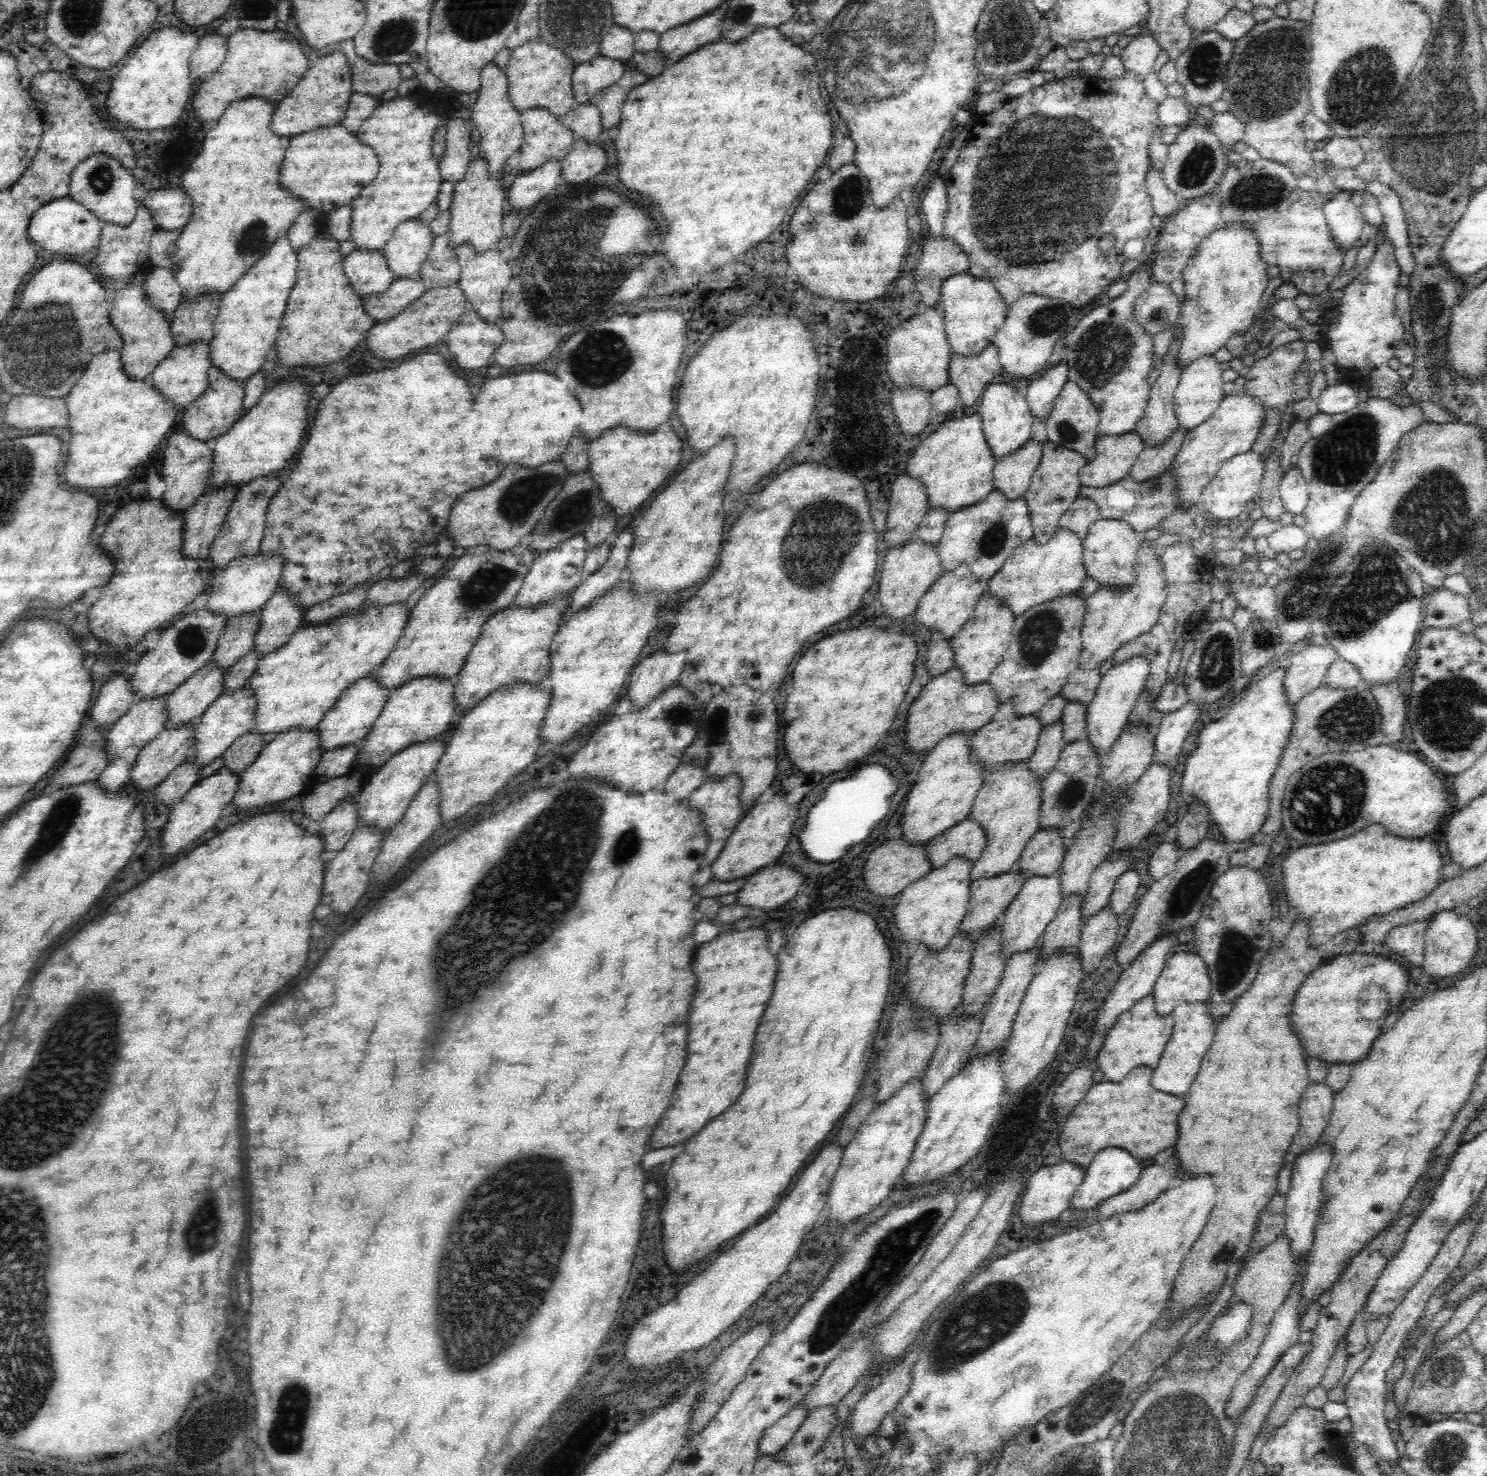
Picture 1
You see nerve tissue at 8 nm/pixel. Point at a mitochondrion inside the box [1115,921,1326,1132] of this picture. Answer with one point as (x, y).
(1235, 957)

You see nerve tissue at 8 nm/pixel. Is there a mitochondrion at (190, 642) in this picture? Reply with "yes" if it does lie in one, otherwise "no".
yes

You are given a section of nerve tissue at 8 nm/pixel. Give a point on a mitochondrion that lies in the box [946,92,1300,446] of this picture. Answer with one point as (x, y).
(1050, 192)

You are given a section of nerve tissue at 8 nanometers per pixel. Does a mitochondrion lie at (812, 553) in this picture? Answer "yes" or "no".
yes

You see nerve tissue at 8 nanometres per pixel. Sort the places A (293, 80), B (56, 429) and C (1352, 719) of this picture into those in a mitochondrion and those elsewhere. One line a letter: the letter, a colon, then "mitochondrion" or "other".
A: other
B: other
C: mitochondrion

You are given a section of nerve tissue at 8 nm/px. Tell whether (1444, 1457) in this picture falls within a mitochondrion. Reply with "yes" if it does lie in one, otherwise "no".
yes

